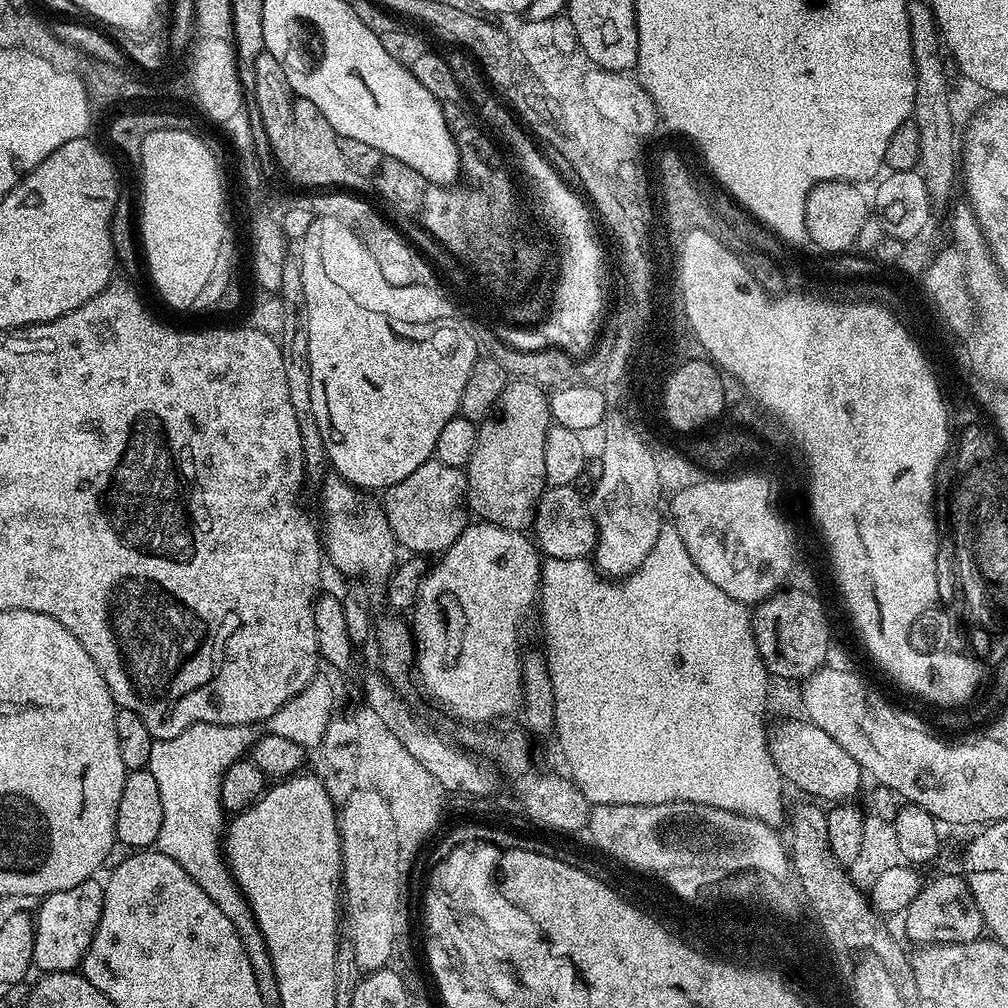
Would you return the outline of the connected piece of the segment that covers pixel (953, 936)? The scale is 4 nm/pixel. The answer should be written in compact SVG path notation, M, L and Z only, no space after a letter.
M963 875L940 876L921 887L920 893L910 902L902 914L904 932L913 940L913 945L930 944L965 944L971 940L981 939L985 931L984 919L974 902L967 879Z

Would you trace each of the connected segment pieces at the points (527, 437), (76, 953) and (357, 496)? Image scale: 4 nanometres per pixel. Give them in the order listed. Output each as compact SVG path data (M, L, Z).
M513 379L506 390L502 390L502 398L496 403L495 412L479 425L478 446L474 446L474 454L466 469L468 507L473 517L515 532L531 529L540 495L546 487L546 430L554 423L548 398L549 393L538 385Z
M93 878L73 886L70 890L58 890L39 901L40 909L34 912L36 933L32 963L41 973L71 972L84 963L90 942L98 930L104 905L104 884Z
M330 478L323 481L324 493L320 496L320 512L324 515L324 528L322 524L322 548L332 559L332 564L344 576L361 576L361 581L381 580L387 581L393 575L394 569L397 567L396 552L398 553L398 545L394 534L390 530L390 522L386 522L386 514L382 507L381 501L376 500L371 491L363 488L356 488L347 480L339 478Z

